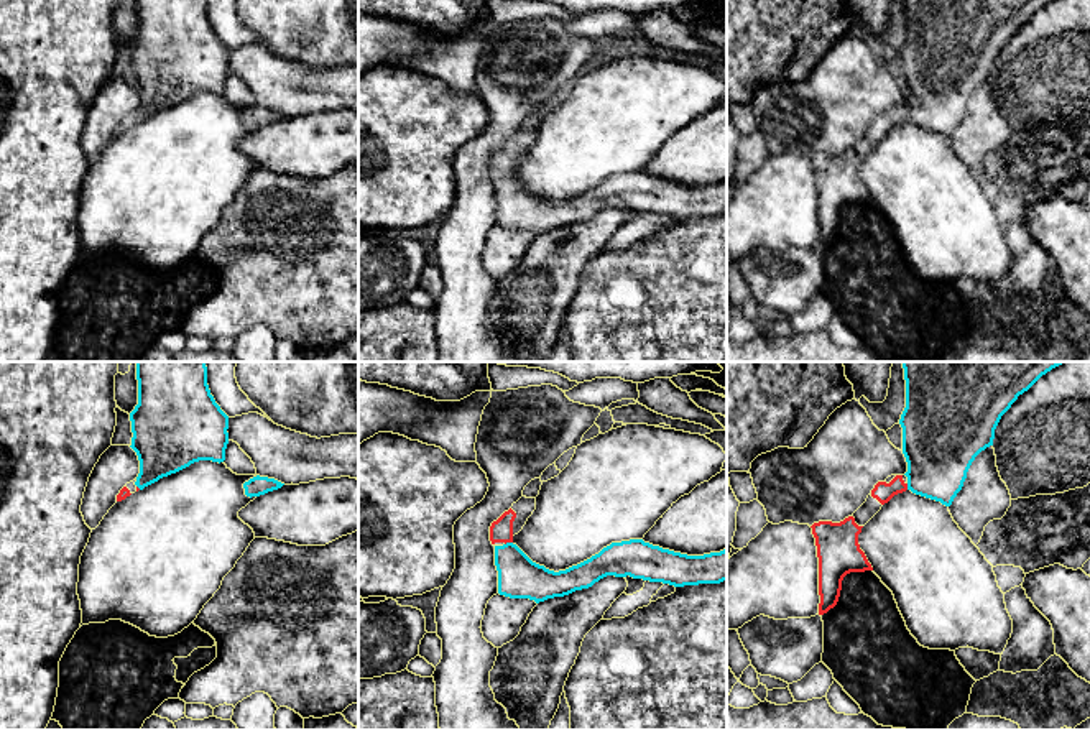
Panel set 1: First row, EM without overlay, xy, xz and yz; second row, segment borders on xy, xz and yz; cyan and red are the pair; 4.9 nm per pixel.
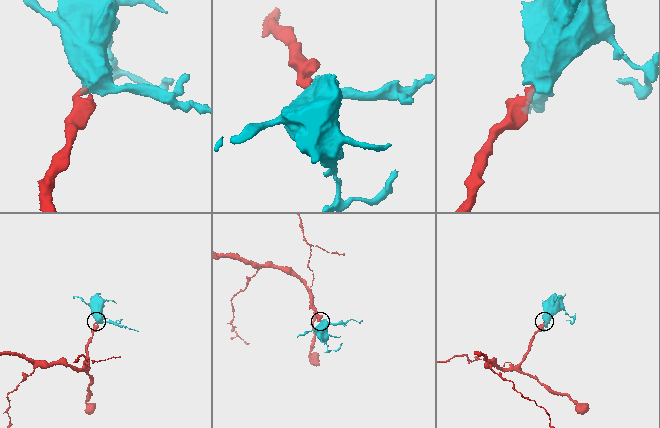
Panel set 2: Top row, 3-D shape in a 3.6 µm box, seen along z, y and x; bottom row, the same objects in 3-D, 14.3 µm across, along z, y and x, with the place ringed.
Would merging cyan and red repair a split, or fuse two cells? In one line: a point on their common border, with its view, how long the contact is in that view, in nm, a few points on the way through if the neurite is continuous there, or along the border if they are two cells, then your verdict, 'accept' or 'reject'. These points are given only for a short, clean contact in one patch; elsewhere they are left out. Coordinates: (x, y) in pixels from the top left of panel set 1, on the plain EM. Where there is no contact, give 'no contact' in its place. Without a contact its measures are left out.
xz (508, 175) | 40 nm | across xz (518, 209), (508, 189), (508, 175), (502, 161) | accept

